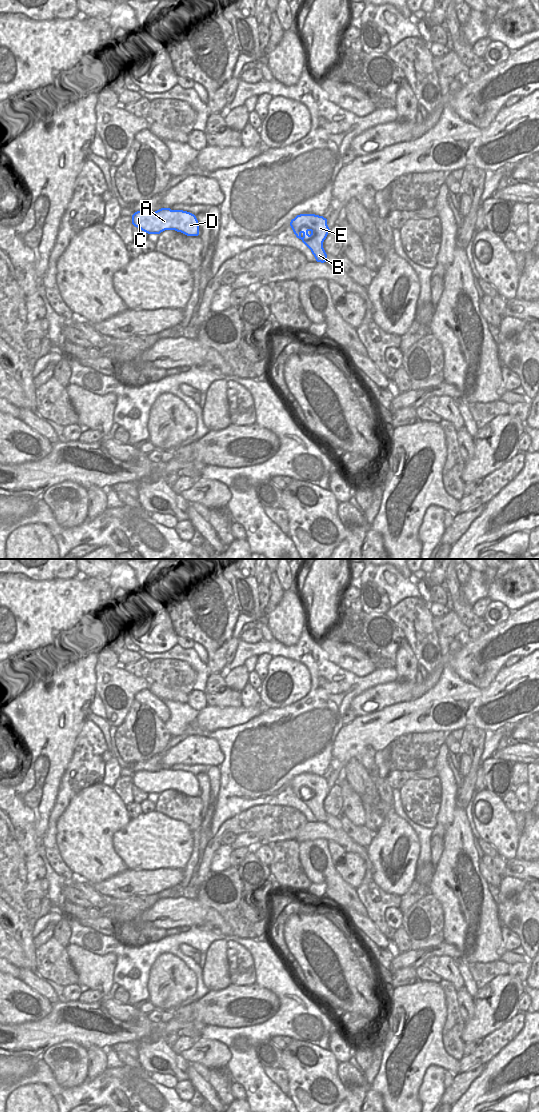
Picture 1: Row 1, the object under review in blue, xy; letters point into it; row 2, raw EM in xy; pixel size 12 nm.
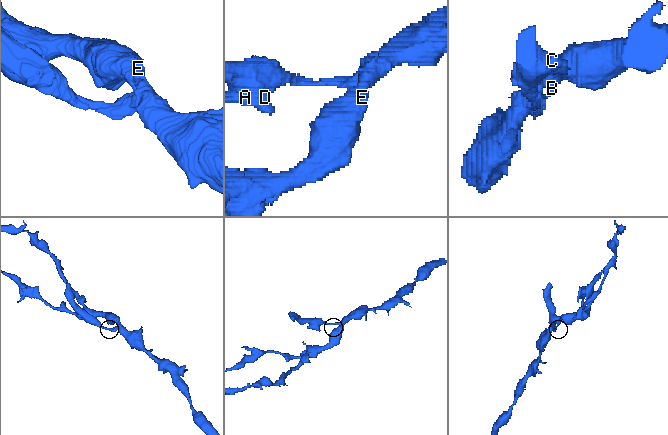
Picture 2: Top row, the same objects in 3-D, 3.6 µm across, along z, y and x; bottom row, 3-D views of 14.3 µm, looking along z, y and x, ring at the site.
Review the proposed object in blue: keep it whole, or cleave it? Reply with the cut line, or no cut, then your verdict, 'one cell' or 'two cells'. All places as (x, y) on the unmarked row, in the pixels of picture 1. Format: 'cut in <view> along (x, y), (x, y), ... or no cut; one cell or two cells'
no cut; one cell

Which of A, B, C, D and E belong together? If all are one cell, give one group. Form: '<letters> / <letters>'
A B C D E

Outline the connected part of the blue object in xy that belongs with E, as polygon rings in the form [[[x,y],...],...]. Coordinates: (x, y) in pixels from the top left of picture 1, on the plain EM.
[[[300,774],[291,780],[290,786],[296,797],[311,810],[316,821],[326,822],[323,802],[330,791],[327,779],[315,774]]]

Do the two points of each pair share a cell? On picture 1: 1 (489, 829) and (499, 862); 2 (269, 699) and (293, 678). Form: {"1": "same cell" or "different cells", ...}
{"1": "different cells", "2": "same cell"}

